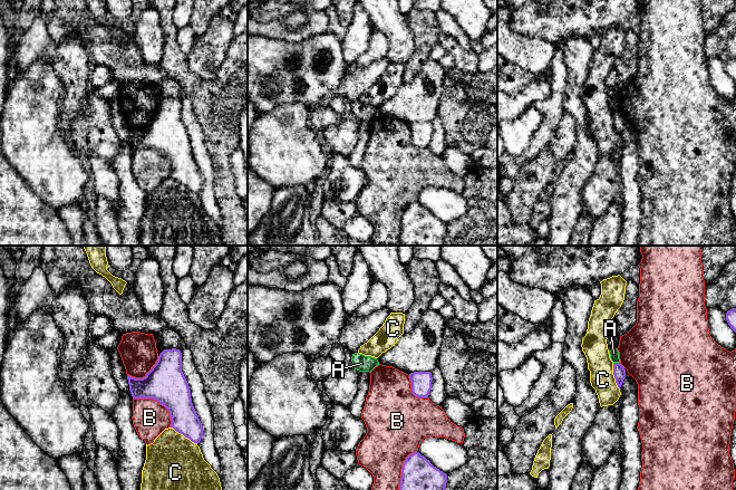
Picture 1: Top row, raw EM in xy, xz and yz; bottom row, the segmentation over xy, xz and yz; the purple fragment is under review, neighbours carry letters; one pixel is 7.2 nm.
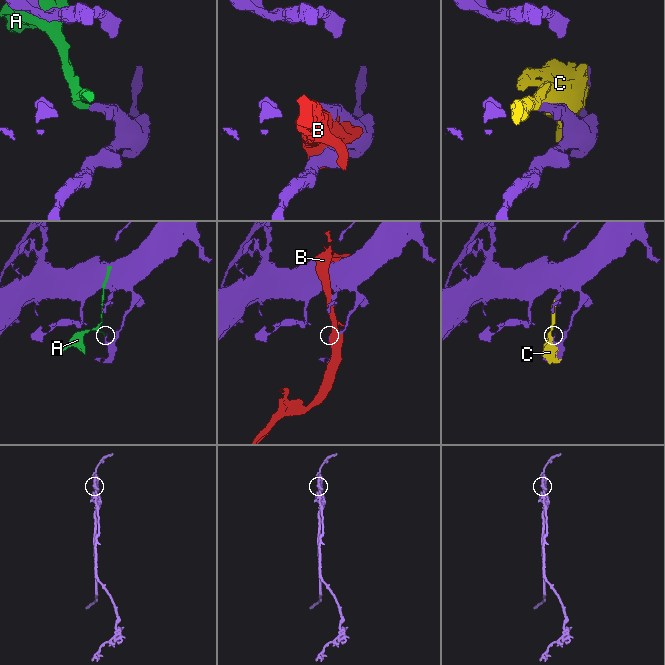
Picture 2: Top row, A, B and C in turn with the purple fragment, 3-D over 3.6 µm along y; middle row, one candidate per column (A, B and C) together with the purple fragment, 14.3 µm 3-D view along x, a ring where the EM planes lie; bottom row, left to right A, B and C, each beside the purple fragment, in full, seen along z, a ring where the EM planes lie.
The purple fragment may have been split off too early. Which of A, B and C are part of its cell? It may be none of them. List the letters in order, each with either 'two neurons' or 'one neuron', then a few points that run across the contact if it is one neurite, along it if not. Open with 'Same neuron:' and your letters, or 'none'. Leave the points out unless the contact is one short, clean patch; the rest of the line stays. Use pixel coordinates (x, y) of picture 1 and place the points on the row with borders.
Same neuron: none
A: two neurons; line yz (613, 362), (619, 363)
B: two neurons
C: two neurons

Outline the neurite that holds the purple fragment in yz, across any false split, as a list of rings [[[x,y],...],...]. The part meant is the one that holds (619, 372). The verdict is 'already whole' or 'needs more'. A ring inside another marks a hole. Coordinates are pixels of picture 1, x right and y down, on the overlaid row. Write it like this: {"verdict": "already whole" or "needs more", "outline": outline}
{"verdict": "already whole", "outline": [[[613,363],[613,375],[616,378],[616,383],[620,388],[626,376],[626,369],[620,363]]]}

